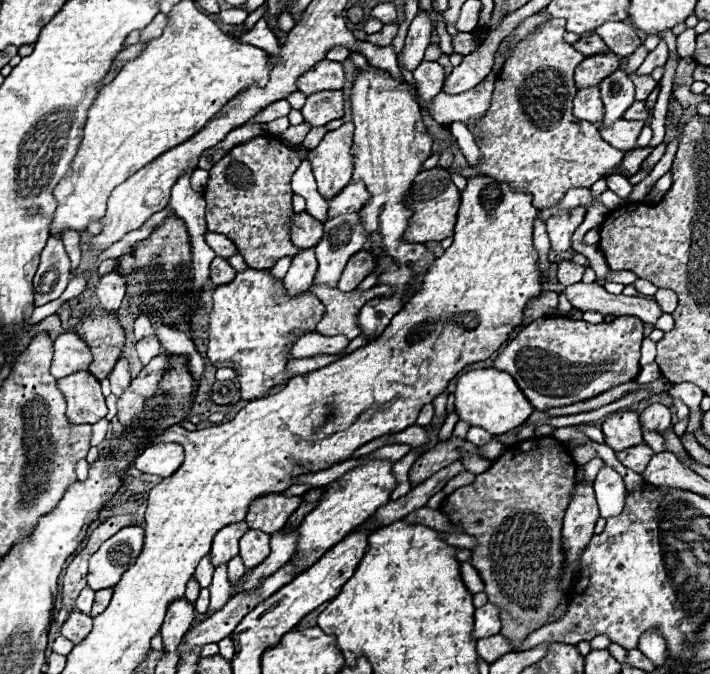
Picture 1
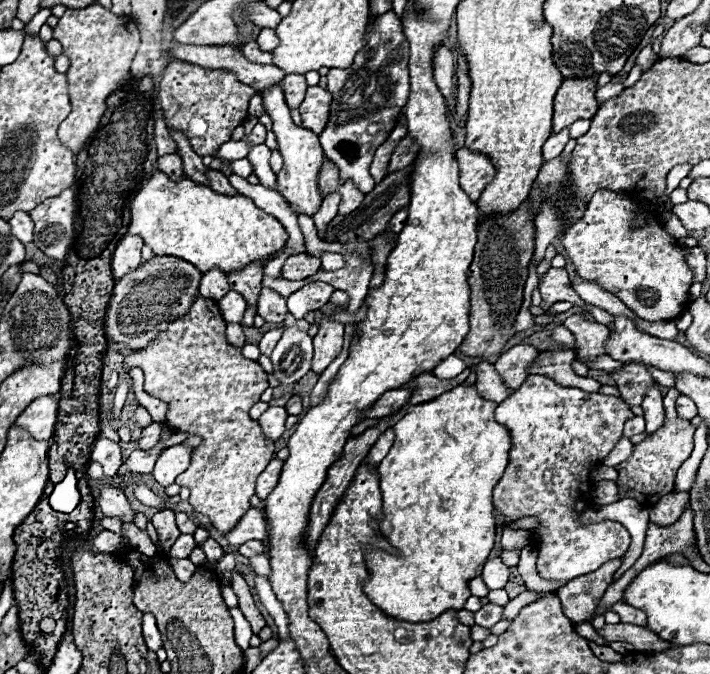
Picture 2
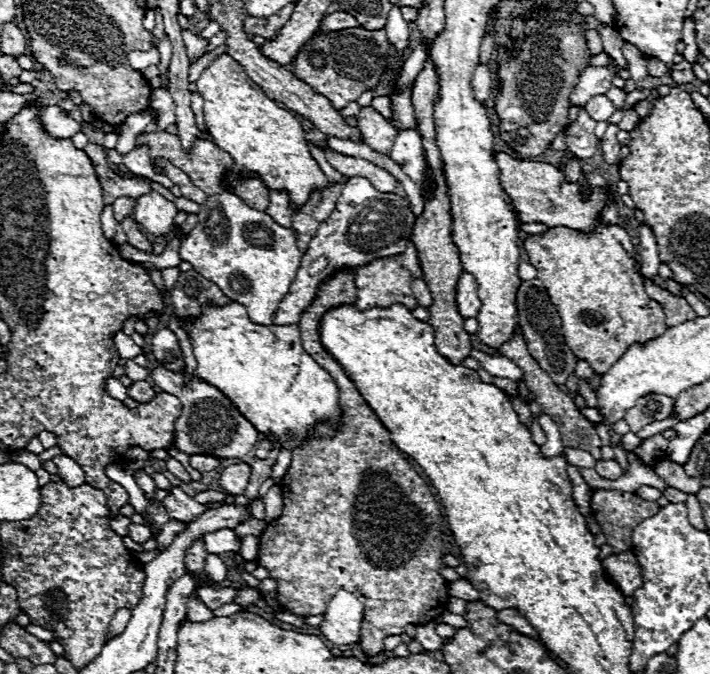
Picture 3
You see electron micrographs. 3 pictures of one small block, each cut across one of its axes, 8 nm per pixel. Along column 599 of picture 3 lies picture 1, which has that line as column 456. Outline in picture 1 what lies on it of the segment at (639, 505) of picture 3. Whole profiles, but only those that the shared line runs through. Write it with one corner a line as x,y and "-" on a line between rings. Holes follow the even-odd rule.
542,436
508,446
506,452
498,456
486,472
478,474
472,484
462,486
446,496
440,506
440,510
454,524
462,526
466,534
476,536
478,546
472,550
470,564
480,572
486,584
484,592
488,594
488,602
496,604
502,610
500,634
510,640
514,652
518,652
520,644
528,638
528,634
546,624
548,616
554,614
554,610
566,596
566,590
560,588
560,578
566,562
566,554
562,548
562,518
570,502
570,492
574,484
576,464
566,444
558,442
552,436

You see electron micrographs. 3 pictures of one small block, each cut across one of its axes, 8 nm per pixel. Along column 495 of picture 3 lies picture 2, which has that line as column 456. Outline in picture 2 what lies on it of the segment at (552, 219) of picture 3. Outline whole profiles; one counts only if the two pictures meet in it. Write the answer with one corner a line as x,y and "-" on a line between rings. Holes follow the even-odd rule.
466,146
456,152
456,160
460,164
460,186
470,196
470,200
476,202
486,184
494,178
496,168
490,158
480,152
472,152

